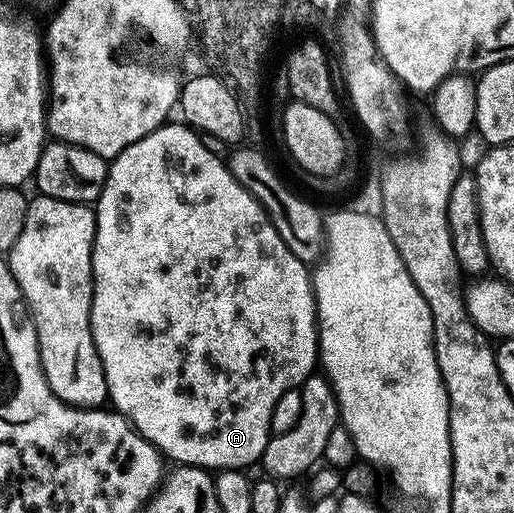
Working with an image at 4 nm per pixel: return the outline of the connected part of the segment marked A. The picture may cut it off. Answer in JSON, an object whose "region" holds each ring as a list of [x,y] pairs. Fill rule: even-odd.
{"region":[[[165,124],[154,132],[142,136],[142,140],[130,144],[130,148],[126,148],[121,154],[117,154],[115,158],[111,159],[108,175],[106,176],[106,184],[102,188],[99,198],[94,203],[96,212],[96,239],[92,245],[92,335],[94,336],[96,351],[102,360],[102,368],[106,376],[108,397],[111,405],[116,405],[113,407],[132,423],[136,433],[144,437],[146,441],[152,443],[165,459],[171,460],[173,458],[176,464],[183,464],[185,466],[199,466],[201,468],[213,468],[212,466],[216,466],[215,469],[217,471],[248,468],[251,462],[259,463],[263,459],[264,449],[274,430],[274,427],[272,427],[272,413],[275,412],[276,405],[283,400],[284,393],[292,389],[292,391],[295,391],[297,388],[303,386],[308,375],[313,373],[314,367],[317,365],[318,323],[316,320],[314,282],[310,277],[309,267],[302,260],[298,260],[298,256],[294,256],[294,252],[290,252],[290,248],[286,248],[282,236],[278,236],[274,224],[268,218],[268,213],[257,204],[256,197],[246,188],[242,188],[242,184],[238,184],[238,180],[234,180],[234,176],[228,171],[225,159],[214,156],[214,152],[210,152],[210,148],[206,148],[204,138],[197,131],[193,130],[191,126],[187,124],[179,124],[180,126],[172,125]]]}

